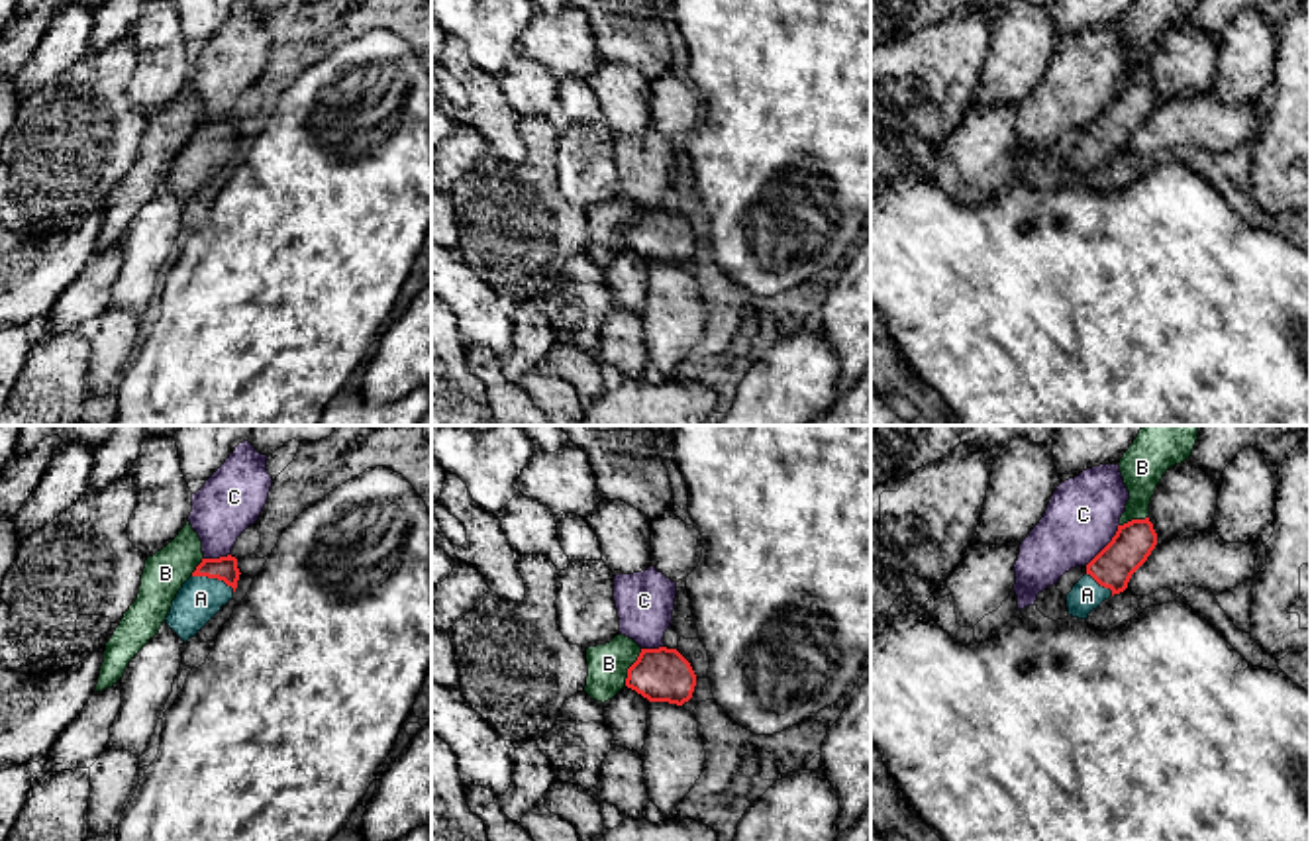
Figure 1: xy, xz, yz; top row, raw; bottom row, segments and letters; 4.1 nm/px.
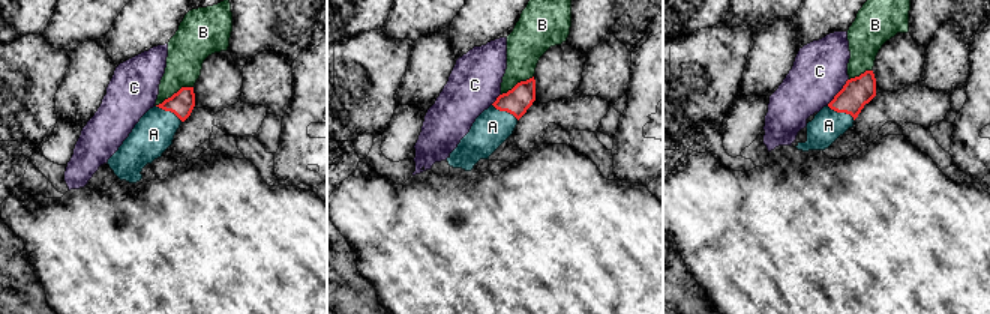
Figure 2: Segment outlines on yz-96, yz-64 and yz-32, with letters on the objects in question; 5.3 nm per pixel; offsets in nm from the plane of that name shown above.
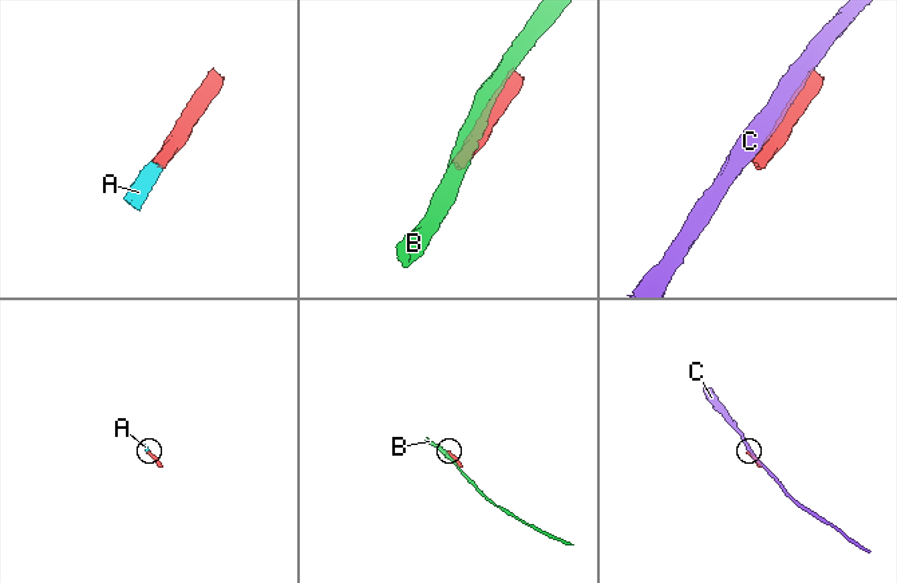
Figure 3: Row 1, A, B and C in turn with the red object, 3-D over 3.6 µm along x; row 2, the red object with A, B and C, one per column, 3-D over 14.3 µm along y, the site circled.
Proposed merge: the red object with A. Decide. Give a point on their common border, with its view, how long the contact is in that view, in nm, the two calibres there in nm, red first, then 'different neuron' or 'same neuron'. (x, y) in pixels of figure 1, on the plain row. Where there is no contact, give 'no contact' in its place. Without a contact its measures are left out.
xy (214, 138) | 190 nm | 100/180 nm | same neuron

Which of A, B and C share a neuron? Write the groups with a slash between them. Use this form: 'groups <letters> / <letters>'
groups A / B / C

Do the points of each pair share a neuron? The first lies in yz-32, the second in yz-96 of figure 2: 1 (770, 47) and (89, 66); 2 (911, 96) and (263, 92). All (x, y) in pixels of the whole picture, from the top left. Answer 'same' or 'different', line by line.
1: same
2: different

